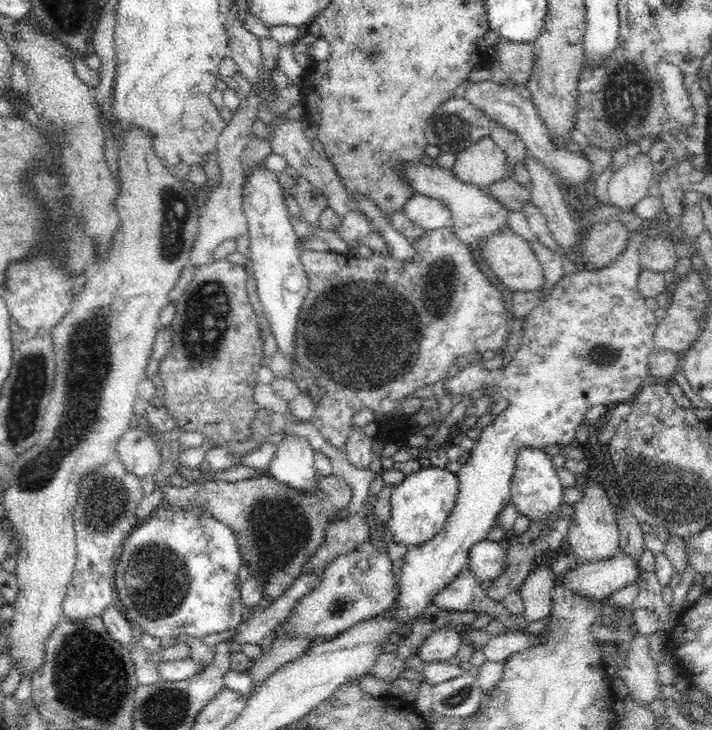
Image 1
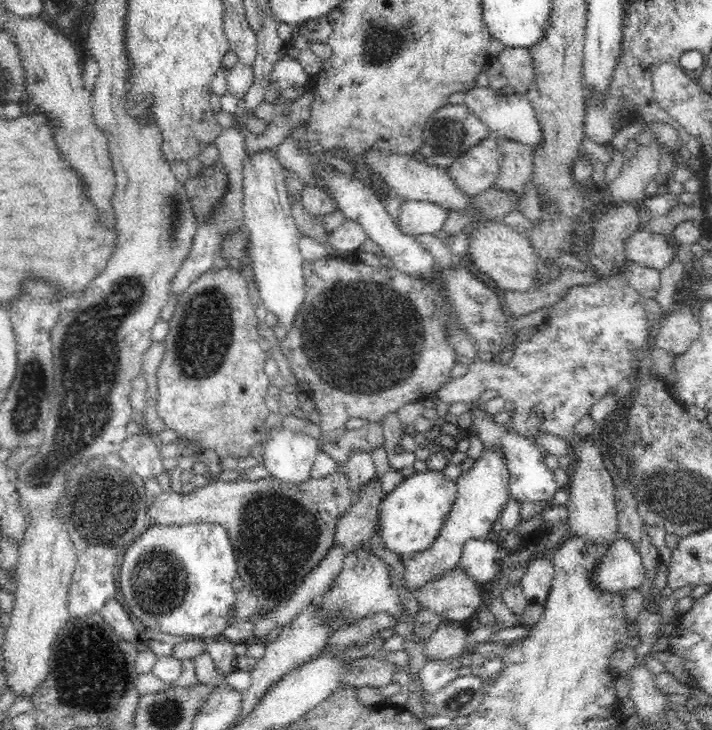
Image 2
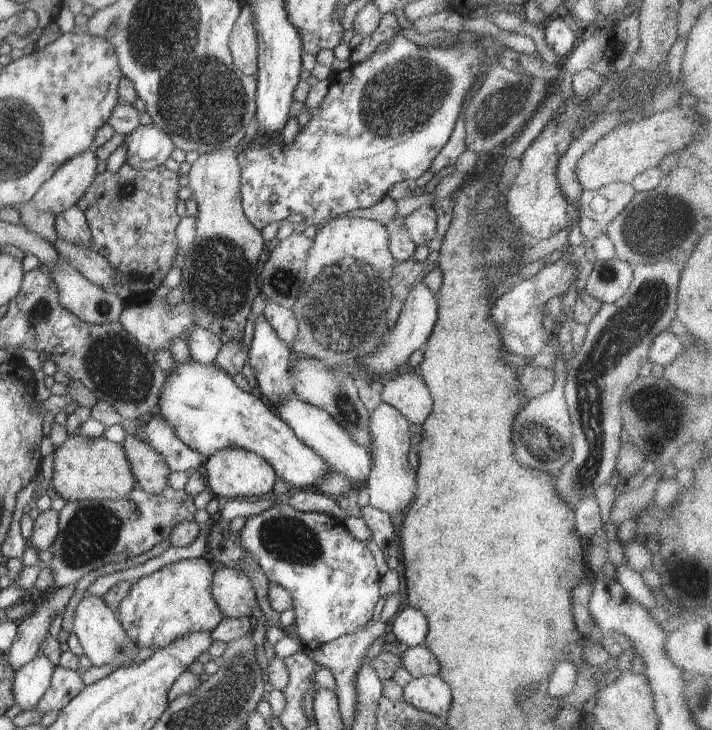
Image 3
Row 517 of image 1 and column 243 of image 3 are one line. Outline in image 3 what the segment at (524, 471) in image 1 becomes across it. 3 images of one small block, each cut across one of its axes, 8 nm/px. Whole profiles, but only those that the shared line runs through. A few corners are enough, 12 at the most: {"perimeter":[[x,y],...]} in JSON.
{"perimeter":[[285,500],[242,546],[290,592],[304,646],[356,632],[380,600],[367,544]]}

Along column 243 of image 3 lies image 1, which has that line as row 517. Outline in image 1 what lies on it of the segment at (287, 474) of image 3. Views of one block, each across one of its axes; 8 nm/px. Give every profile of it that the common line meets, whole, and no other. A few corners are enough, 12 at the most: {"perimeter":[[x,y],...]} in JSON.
{"perimeter":[[430,466],[394,486],[385,524],[408,548],[429,542],[459,480]]}

